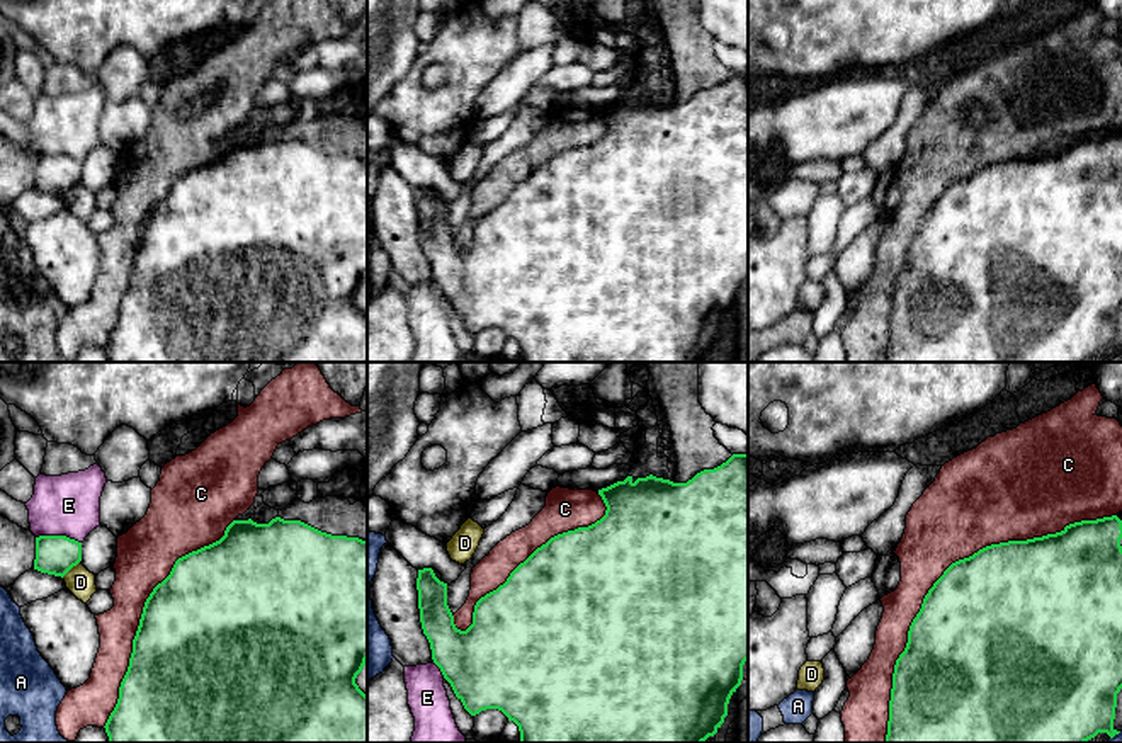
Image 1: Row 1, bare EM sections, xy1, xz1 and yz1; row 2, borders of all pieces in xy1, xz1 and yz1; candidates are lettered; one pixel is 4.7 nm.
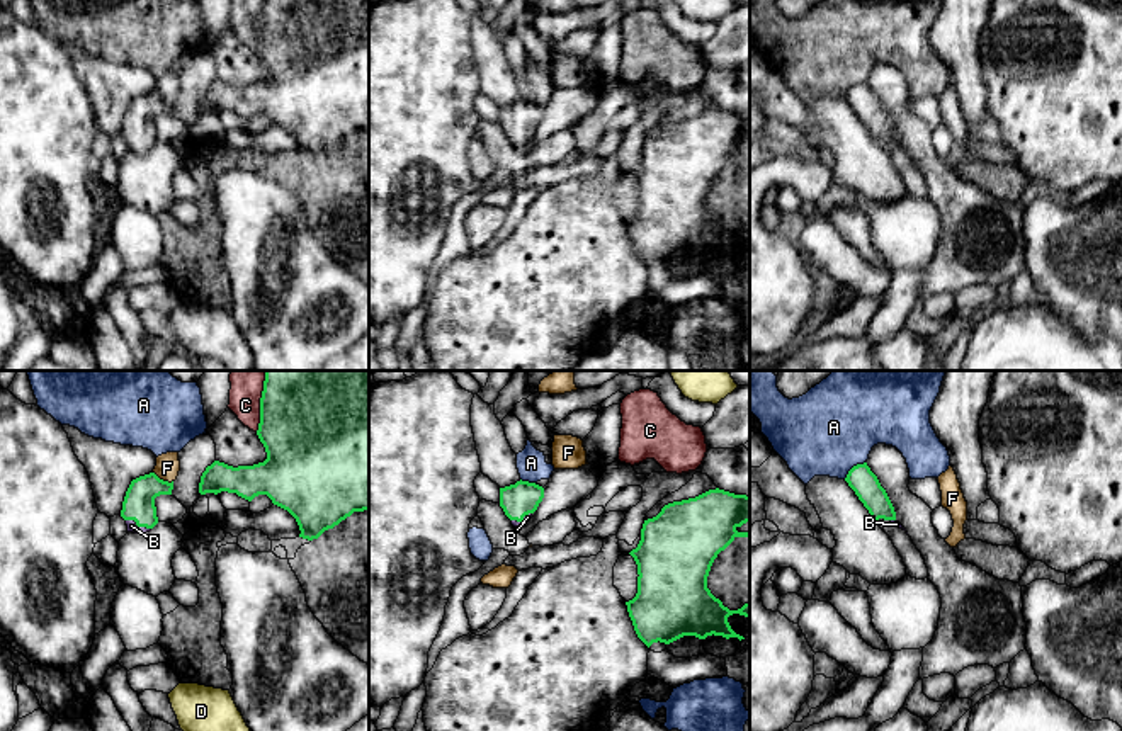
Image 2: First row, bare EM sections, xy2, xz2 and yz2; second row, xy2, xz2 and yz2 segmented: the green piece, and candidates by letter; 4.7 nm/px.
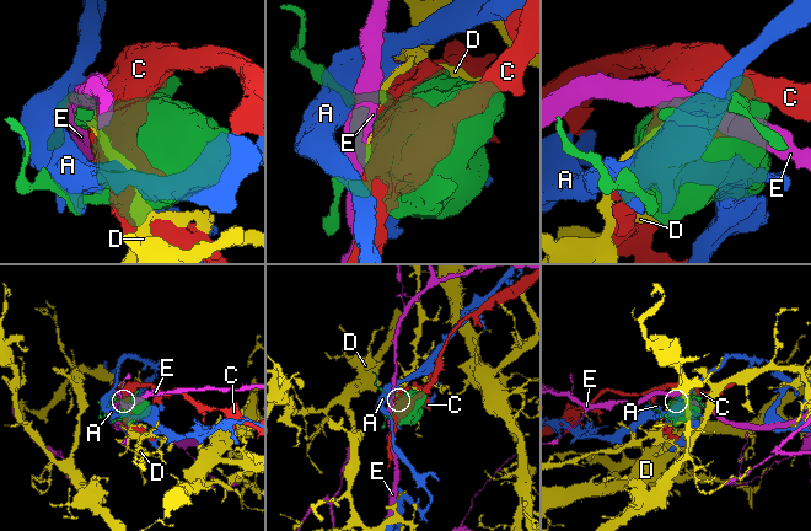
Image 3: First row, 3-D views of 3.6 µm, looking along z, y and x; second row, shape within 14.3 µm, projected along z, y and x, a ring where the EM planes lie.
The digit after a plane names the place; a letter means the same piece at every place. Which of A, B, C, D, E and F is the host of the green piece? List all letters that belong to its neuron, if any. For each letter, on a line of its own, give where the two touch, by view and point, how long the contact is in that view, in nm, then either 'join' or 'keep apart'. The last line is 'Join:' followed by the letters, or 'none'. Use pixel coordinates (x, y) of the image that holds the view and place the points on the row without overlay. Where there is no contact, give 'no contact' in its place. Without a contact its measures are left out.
A: meets green in yz2 at (854, 85); contact 140 nm long; keep apart
B: meets green in xy2 at (138, 145); contact 130 nm long; join
C: meets green in yz1 at (944, 191); contact 1550 nm long; keep apart
D: meets green in xy1 at (70, 187); contact 120 nm long; keep apart
E: meets green in xy1 at (58, 155); contact 220 nm long; keep apart
F: meets green in xy2 at (162, 99); contact 110 nm long; keep apart
Join: B

